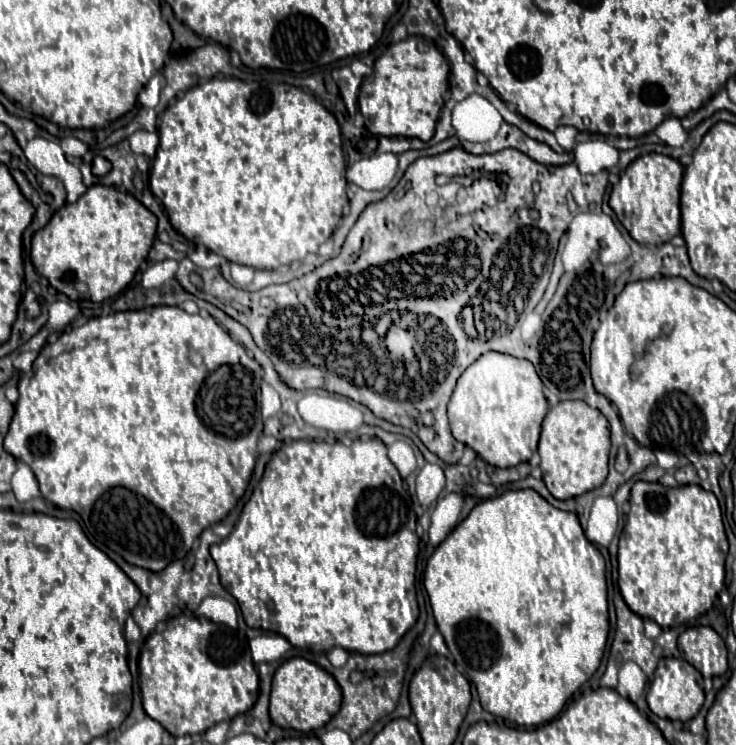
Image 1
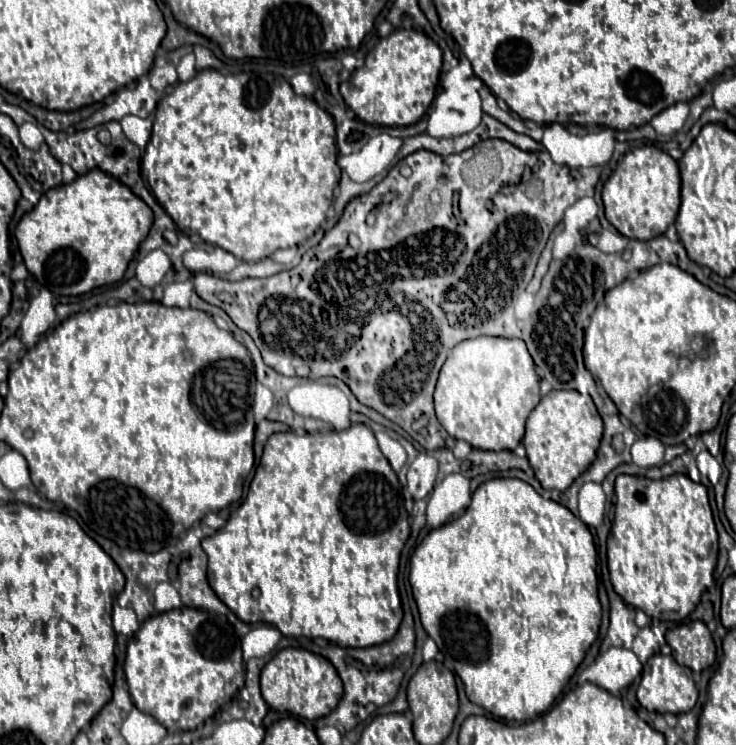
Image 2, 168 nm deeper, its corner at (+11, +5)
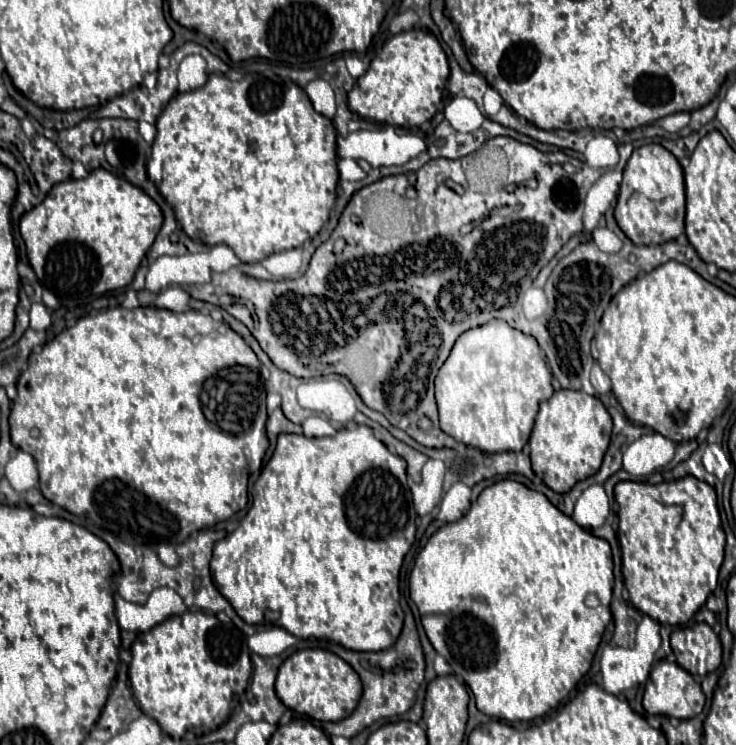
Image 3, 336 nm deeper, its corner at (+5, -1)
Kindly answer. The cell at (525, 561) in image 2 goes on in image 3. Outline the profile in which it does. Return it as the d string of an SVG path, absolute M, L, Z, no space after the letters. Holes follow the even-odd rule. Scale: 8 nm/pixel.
M511 479L499 481L491 487L485 487L465 517L461 517L455 523L443 525L427 541L423 551L417 555L415 567L413 567L411 577L409 577L411 599L419 609L423 629L425 629L431 645L435 647L435 651L439 655L443 655L447 659L447 663L451 665L451 669L459 677L463 677L463 681L471 687L475 701L477 701L477 709L481 713L485 713L489 717L507 719L507 721L529 721L529 719L537 719L537 717L547 715L571 693L571 689L577 685L577 681L589 671L593 655L599 647L601 635L603 635L607 623L611 621L611 611L609 611L611 593L603 595L605 591L611 591L611 589L613 589L613 561L611 561L609 543L601 537L595 537L593 533L589 533L585 529L579 529L579 525L575 525L575 521L571 517L561 513L543 493L533 491L533 489L525 487L523 483L517 483ZM593 589L599 591L599 599L601 599L601 605L597 609L591 609L585 605L585 597Z

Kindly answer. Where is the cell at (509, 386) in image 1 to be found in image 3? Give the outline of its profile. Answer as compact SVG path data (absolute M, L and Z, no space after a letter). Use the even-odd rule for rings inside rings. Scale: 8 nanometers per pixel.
M493 319L483 327L465 331L457 339L449 359L443 363L435 379L435 397L437 397L437 407L439 407L441 429L447 435L451 435L455 441L473 445L485 453L521 451L529 441L539 405L547 401L551 395L553 395L551 371L541 357L541 349L537 341L509 327L501 319Z

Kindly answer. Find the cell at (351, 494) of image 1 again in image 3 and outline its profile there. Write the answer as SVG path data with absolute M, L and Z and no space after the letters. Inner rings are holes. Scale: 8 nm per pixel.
M355 425L351 429L341 429L333 437L305 437L305 435L293 435L283 433L277 439L277 447L269 463L263 467L259 479L253 485L253 505L239 523L239 527L225 539L217 541L213 547L213 561L211 561L211 573L213 581L227 597L227 601L233 605L237 615L249 623L249 625L263 625L263 613L265 609L277 609L279 621L277 625L287 629L295 637L317 637L317 639L331 639L347 649L353 651L383 651L389 649L399 633L403 629L404 613L399 603L399 572L403 557L407 555L409 547L415 541L415 509L411 501L411 491L407 487L407 475L405 475L405 459L399 455L393 455L375 435L373 429L367 425Z

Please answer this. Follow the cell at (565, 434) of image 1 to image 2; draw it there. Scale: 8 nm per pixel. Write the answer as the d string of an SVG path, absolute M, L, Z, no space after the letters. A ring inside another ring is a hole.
M549 391L545 397L541 397L539 405L531 411L527 419L527 433L523 437L523 445L527 449L527 459L535 471L535 477L539 479L543 489L557 489L565 491L581 471L585 471L599 449L599 441L603 435L603 421L601 415L589 395L581 395L579 391Z

